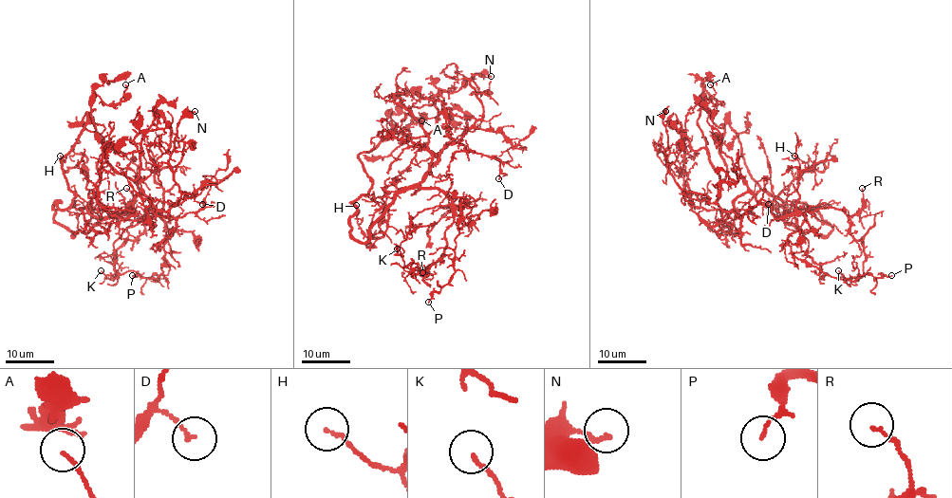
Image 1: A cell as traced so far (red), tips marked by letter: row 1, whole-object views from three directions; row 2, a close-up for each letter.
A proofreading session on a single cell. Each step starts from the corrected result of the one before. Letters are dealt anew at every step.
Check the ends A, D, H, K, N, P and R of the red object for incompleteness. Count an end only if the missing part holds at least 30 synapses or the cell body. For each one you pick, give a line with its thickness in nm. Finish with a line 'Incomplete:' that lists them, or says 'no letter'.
Incomplete: no letter

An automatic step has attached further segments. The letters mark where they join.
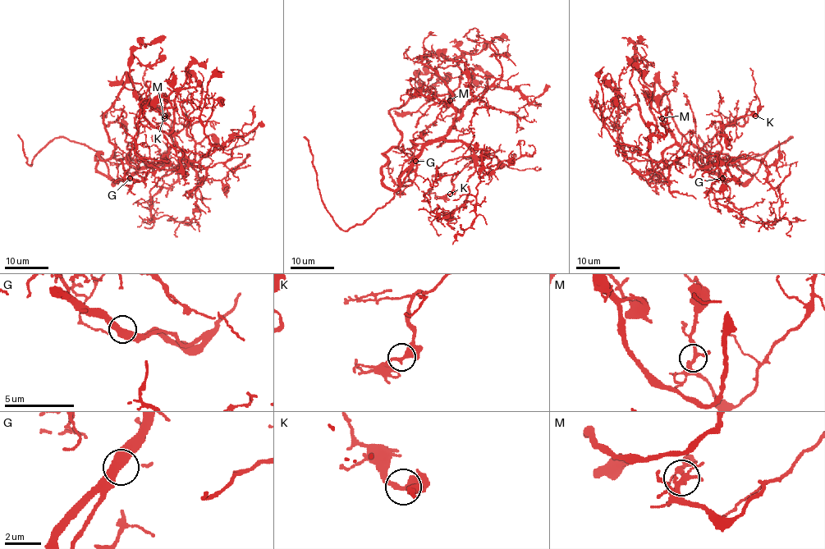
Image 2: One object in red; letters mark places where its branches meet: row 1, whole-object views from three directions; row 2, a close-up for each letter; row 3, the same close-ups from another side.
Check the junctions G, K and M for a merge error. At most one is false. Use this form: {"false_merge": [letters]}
{"false_merge": []}

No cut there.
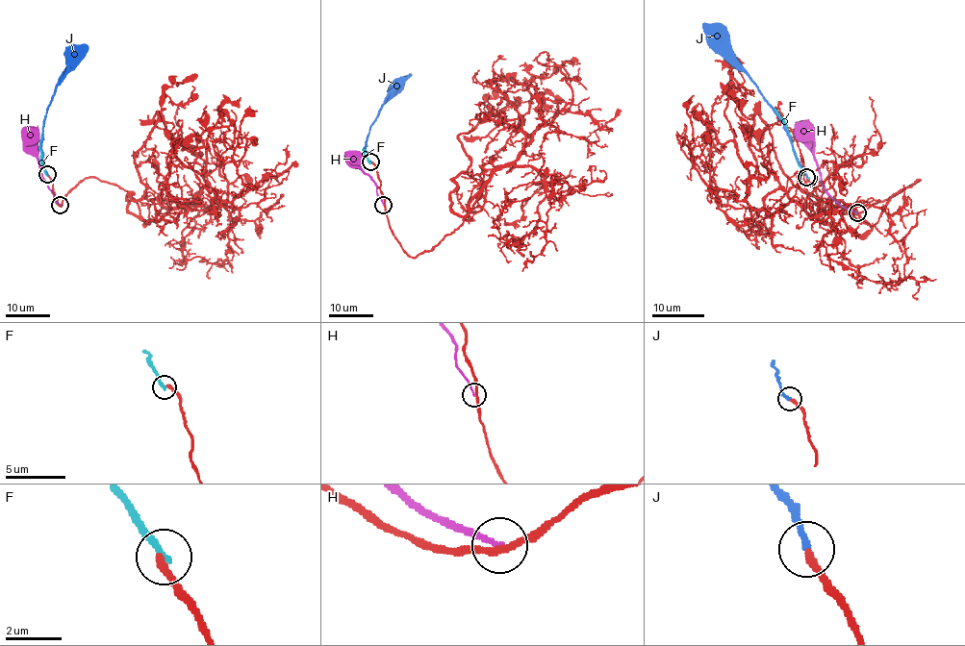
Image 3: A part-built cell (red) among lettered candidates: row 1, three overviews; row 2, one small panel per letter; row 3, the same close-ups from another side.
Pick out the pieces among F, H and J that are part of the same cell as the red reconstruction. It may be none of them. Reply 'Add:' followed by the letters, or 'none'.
Add: J

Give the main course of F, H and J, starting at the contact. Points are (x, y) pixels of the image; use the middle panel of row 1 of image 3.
F: (370, 163), (364, 149), (368, 135)
H: (384, 204), (371, 179), (349, 164), (349, 153)
J: (370, 161), (365, 147), (369, 128), (409, 74)

